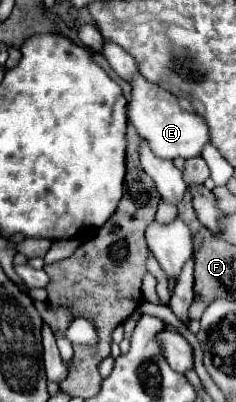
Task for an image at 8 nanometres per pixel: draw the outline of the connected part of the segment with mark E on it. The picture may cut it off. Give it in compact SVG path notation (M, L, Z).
M138 73L134 75L130 85L132 85L132 93L128 103L128 119L136 127L138 135L148 141L150 149L162 159L176 159L176 157L190 159L200 155L202 147L210 141L206 121L196 113L184 111L172 93L168 93L160 85L146 81Z

